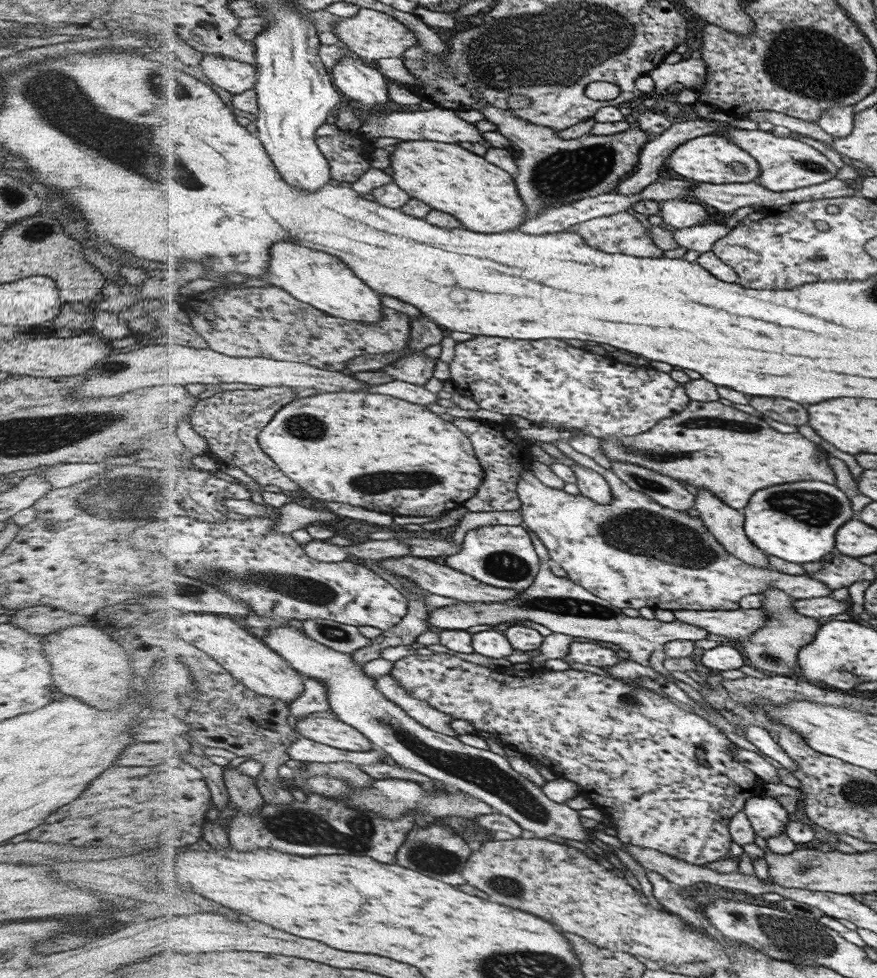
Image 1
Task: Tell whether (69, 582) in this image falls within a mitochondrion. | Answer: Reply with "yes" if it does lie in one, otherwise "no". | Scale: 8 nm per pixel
no

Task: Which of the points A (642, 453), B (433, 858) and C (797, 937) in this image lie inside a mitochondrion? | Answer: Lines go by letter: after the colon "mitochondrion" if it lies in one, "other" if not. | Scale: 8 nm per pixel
A: mitochondrion
B: mitochondrion
C: mitochondrion

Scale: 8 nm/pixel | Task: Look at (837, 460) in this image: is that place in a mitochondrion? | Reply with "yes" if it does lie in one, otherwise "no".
no

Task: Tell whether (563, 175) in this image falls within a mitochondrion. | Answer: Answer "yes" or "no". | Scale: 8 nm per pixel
yes

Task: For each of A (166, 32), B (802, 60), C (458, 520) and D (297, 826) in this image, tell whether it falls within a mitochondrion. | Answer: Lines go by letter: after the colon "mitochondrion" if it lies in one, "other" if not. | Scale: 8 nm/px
A: other
B: mitochondrion
C: other
D: mitochondrion

